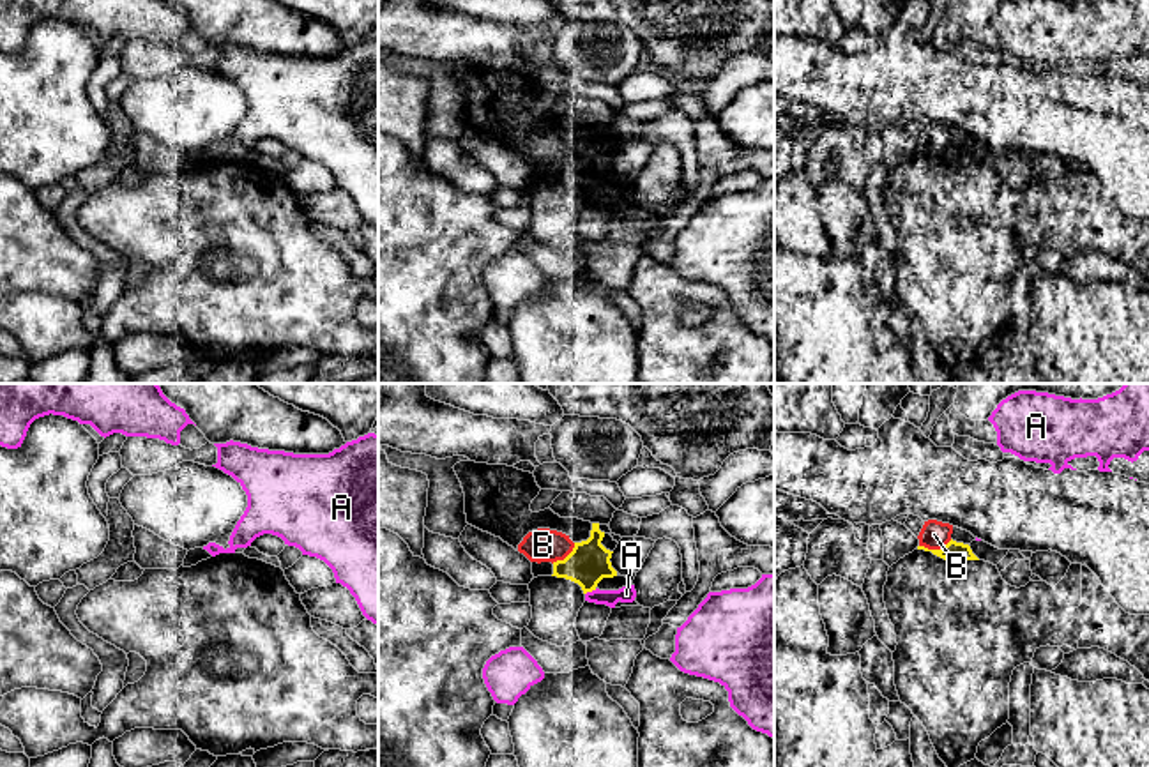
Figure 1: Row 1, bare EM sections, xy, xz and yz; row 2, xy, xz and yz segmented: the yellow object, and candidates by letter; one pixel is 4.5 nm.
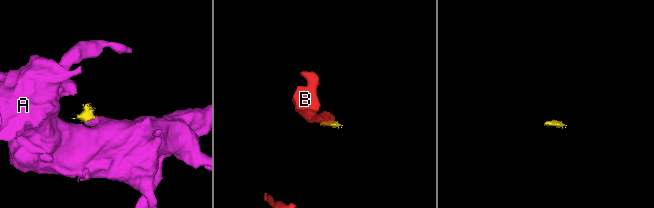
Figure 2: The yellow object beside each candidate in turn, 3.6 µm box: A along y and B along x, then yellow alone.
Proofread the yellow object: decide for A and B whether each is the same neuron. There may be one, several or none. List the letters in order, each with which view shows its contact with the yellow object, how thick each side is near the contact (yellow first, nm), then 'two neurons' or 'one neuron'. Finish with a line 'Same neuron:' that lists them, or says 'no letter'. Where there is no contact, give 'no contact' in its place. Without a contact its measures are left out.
A: contact in xz; calibres 190 and 80 nm; two neurons
B: contact in yz; calibres 90 and 130 nm; one neuron
Same neuron: B

